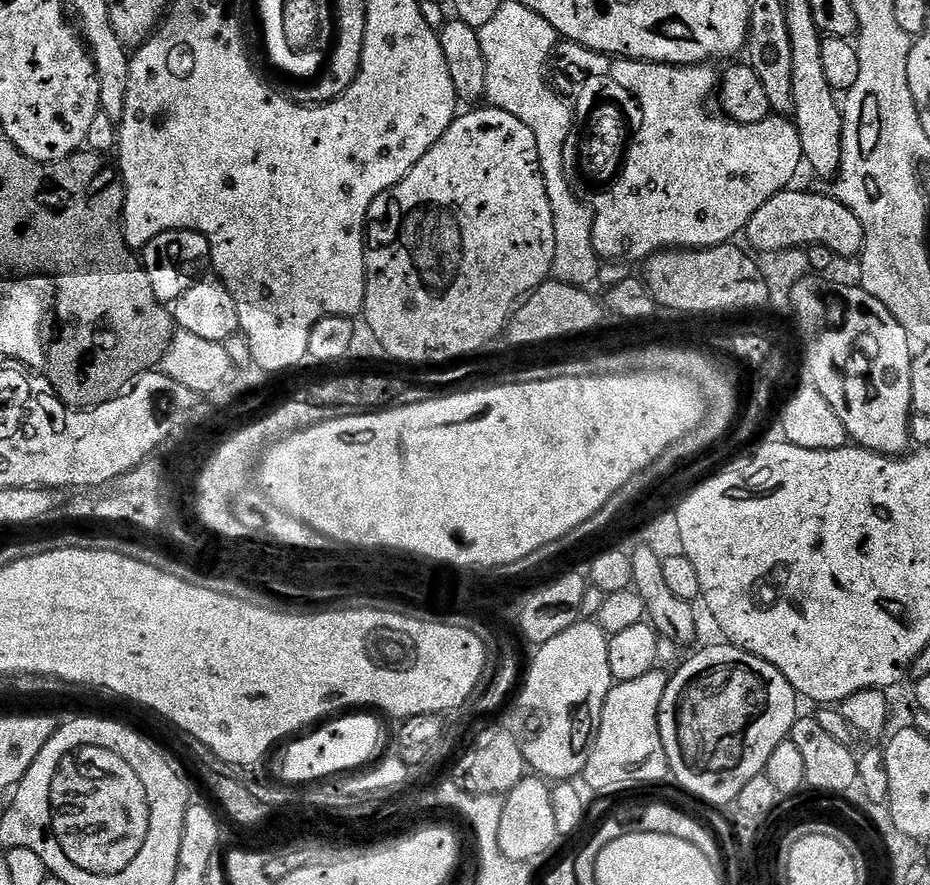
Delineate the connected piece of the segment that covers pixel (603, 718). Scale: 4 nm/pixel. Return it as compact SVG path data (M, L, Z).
M653 670L630 682L613 683L600 715L600 729L592 743L592 753L582 773L583 787L589 793L616 796L639 784L656 784L669 779L670 769L660 733L660 707L670 676L667 671Z

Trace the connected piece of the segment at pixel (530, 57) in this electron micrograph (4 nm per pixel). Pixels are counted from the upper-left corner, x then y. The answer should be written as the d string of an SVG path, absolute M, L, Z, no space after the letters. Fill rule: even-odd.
M505 2L502 10L478 29L482 42L482 58L486 58L486 100L506 114L514 114L538 138L538 162L542 166L542 178L546 182L546 194L550 198L550 210L554 214L554 262L552 276L564 284L587 289L600 276L602 261L594 250L592 237L593 209L588 208L583 199L577 196L570 176L564 172L566 163L566 138L572 124L572 109L569 101L564 101L548 85L544 71L548 59L558 48L558 37L554 26L534 14L518 2Z

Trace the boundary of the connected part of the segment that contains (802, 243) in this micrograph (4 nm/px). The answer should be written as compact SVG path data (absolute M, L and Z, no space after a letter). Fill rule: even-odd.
M785 190L774 198L770 198L770 202L766 202L766 206L762 206L762 210L758 210L758 214L754 214L754 218L750 218L746 231L751 247L757 253L807 249L810 246L808 244L829 248L834 255L838 256L837 258L856 258L863 253L864 227L862 222L858 222L858 218L854 218L852 211L843 202L836 199L835 195L819 196L816 192L792 191Z

